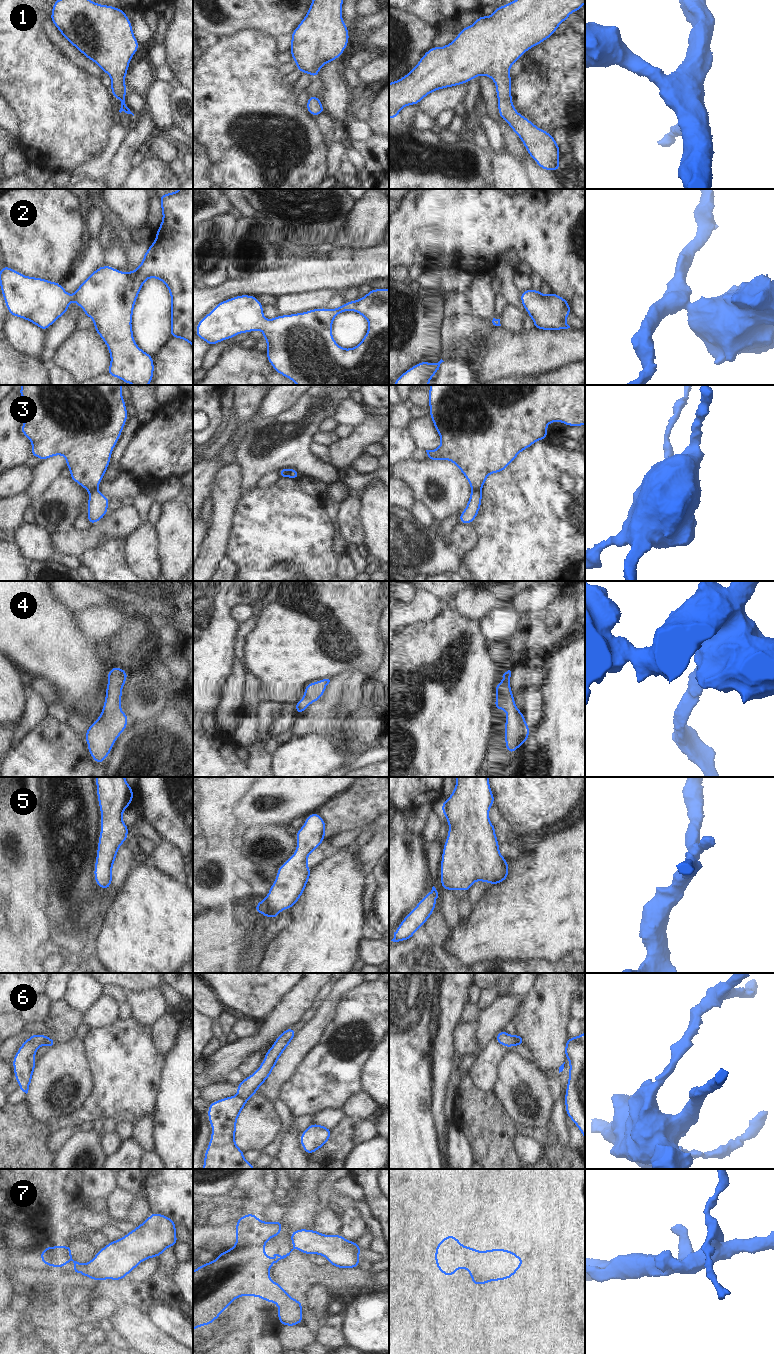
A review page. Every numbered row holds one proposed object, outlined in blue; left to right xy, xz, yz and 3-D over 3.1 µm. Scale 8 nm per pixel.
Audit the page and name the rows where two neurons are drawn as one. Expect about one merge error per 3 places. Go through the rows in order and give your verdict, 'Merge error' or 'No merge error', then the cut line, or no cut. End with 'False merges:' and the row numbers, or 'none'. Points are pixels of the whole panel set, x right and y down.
1: No merge error. No split
2: No merge error. No split
3: Merge error. Split along xz (289, 468), (287, 476)
4: No merge error. No split
5: No merge error. No split
6: Merge error. Split along xz (238, 1095), (246, 1101)
7: Merge error. Split along xy (42, 1251), (48, 1262), (67, 1261)
False merges: 3, 6, 7

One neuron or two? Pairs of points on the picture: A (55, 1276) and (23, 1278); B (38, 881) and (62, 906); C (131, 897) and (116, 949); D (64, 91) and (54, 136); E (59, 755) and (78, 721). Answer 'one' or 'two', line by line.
A: one
B: one
C: one
D: one
E: two

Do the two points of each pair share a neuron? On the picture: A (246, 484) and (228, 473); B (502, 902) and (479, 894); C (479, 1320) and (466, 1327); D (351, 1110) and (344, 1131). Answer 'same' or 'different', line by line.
A: different
B: different
C: same
D: different

